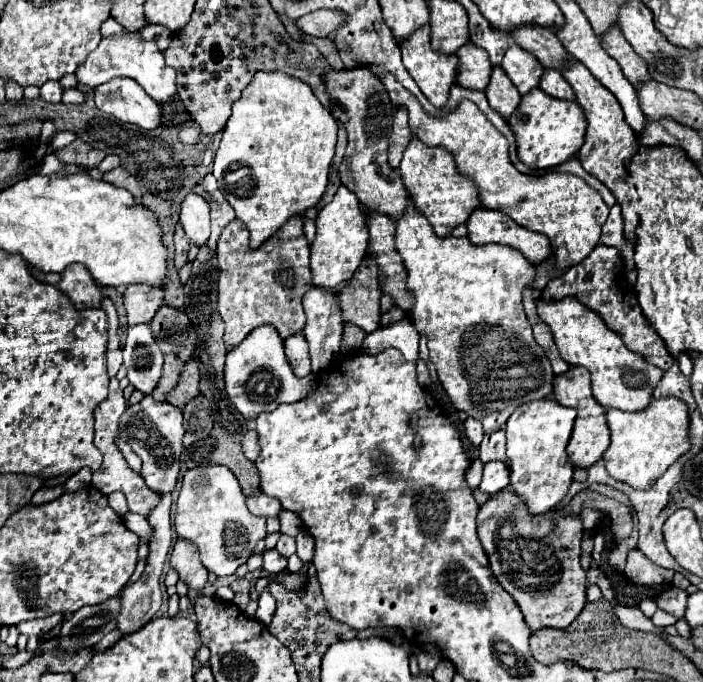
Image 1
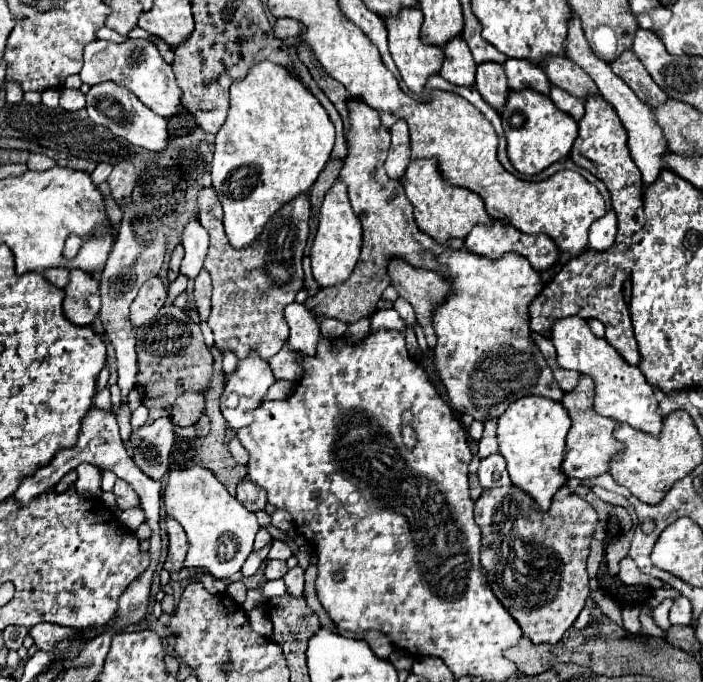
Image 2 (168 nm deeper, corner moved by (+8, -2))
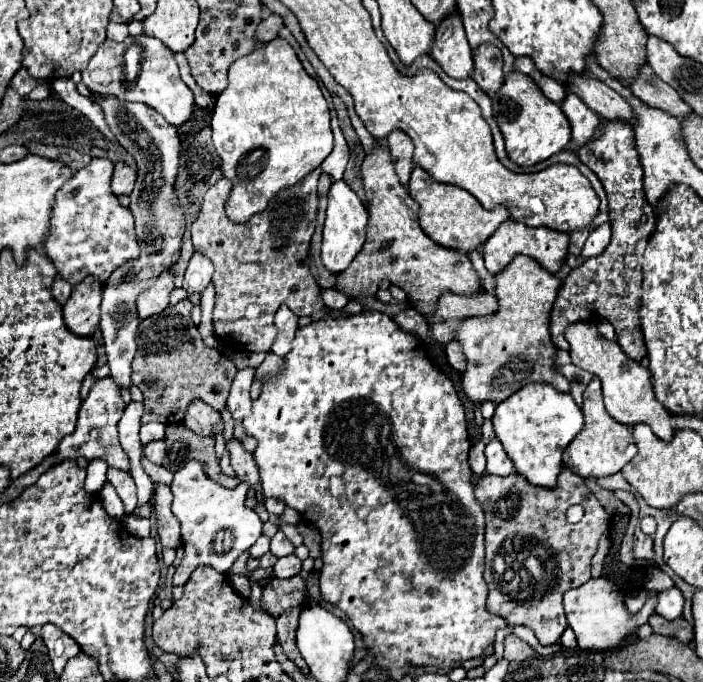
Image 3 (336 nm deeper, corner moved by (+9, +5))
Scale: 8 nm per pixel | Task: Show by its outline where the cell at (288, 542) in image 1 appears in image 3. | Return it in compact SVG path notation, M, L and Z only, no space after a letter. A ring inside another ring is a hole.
M278 530L278 534L272 538L272 546L270 546L270 552L278 558L282 556L290 556L294 552L294 544L284 536L282 530Z

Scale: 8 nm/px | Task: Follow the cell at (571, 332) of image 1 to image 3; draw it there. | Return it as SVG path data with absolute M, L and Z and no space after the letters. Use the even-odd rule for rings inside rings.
M576 322L568 326L566 330L566 340L570 342L570 356L572 364L578 368L598 376L602 380L602 390L604 390L604 404L608 414L626 426L634 424L648 424L652 432L664 440L670 442L674 436L674 426L670 424L670 412L656 400L654 388L652 388L652 374L648 368L644 368L640 362L634 362L628 358L618 342L606 340L594 324L588 322Z

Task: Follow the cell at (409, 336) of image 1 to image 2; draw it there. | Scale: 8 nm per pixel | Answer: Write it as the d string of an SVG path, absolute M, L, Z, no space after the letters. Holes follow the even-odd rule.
M383 309L371 317L371 333L377 333L379 329L395 329L405 333L405 323L395 309Z

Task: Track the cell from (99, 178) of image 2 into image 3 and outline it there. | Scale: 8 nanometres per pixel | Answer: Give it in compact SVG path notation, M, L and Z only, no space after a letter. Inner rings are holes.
M92 158L92 162L72 174L72 180L66 180L54 196L44 252L58 274L72 286L80 284L86 276L106 284L116 268L140 258L134 216L130 208L120 206L116 194L110 190L112 172L114 164L108 158Z

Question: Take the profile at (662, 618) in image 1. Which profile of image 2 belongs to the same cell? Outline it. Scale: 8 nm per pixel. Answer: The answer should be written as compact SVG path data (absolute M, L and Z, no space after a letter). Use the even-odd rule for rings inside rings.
M665 599L665 601L661 601L653 611L651 611L651 615L653 615L653 621L657 623L657 627L661 627L661 629L669 629L671 627L671 621L669 621L669 609L671 609L671 599Z

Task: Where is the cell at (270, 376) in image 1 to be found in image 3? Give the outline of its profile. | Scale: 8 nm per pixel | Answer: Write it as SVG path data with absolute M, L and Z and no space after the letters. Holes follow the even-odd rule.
M244 368L236 374L232 382L232 390L228 396L228 410L232 412L232 418L236 422L242 422L242 418L246 418L246 414L252 408L252 400L250 400L252 380L254 380L254 368Z

